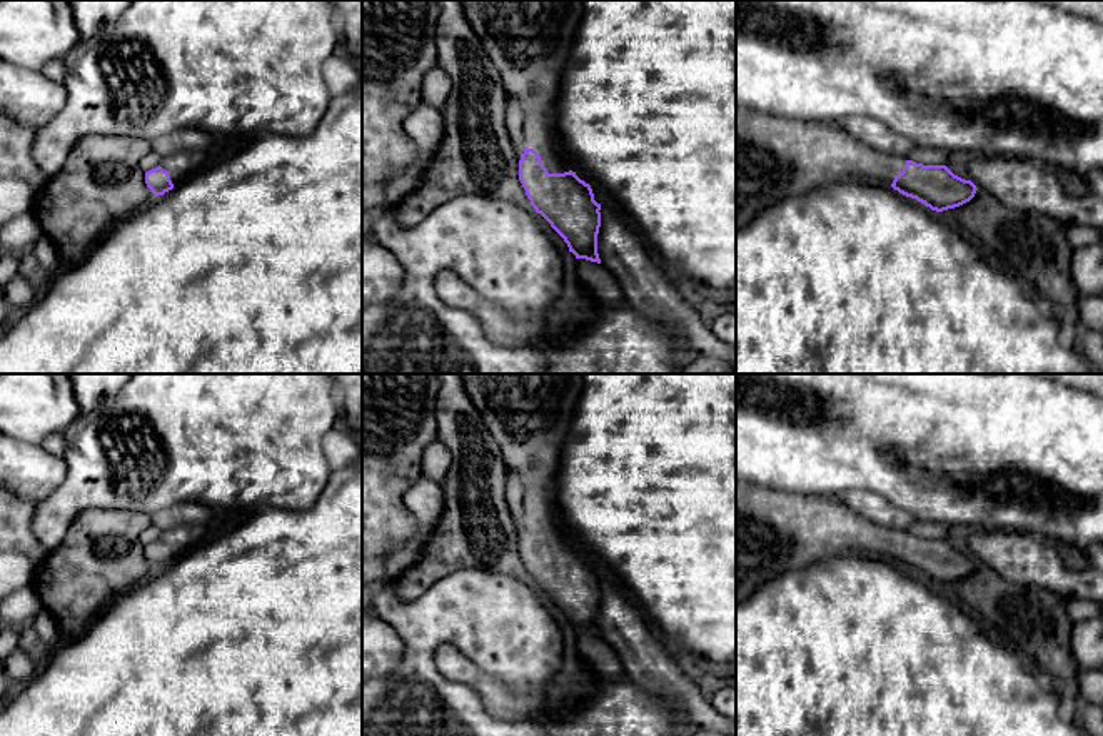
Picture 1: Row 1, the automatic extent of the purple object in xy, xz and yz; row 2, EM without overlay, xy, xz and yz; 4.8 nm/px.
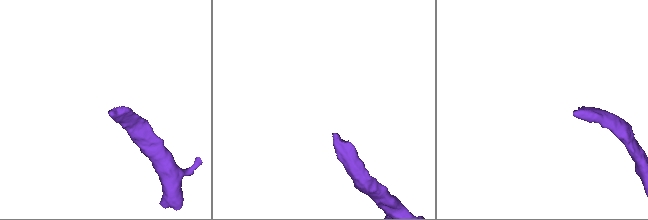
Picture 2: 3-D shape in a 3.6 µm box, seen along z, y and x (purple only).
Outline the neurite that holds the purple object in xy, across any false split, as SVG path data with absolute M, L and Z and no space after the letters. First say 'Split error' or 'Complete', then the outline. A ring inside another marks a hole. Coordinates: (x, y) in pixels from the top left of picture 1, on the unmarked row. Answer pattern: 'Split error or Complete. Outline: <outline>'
Split error. Outline: M187 524L164 531L159 541L145 546L145 557L150 566L159 571L172 564L175 557L192 549L205 537L205 527L200 524Z

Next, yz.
Split error. Outline: M736 479L736 606L784 572L803 571L831 556L889 557L899 567L943 586L970 576L976 559L946 539L923 539L881 527L828 496L784 492Z

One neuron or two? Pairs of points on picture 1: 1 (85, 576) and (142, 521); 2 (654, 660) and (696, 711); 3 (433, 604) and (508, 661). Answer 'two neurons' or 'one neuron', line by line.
1: one neuron
2: one neuron
3: one neuron

